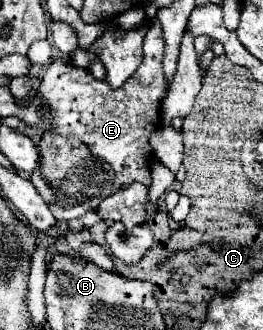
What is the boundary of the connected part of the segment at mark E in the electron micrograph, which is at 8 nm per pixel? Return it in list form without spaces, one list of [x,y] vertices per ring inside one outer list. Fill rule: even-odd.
[[[157,19],[149,23],[145,59],[123,87],[111,89],[105,79],[95,79],[87,69],[63,63],[63,59],[53,59],[35,97],[31,97],[29,103],[21,103],[27,111],[27,125],[55,135],[79,137],[97,157],[111,163],[115,169],[115,189],[135,181],[147,187],[151,185],[149,161],[153,159],[153,149],[149,137],[161,127],[159,109],[165,99],[167,79],[163,73],[163,27]]]

